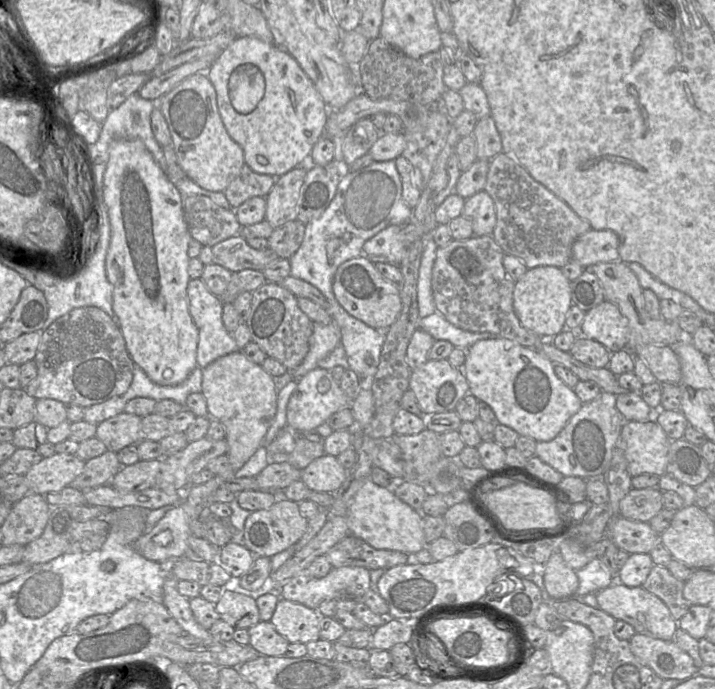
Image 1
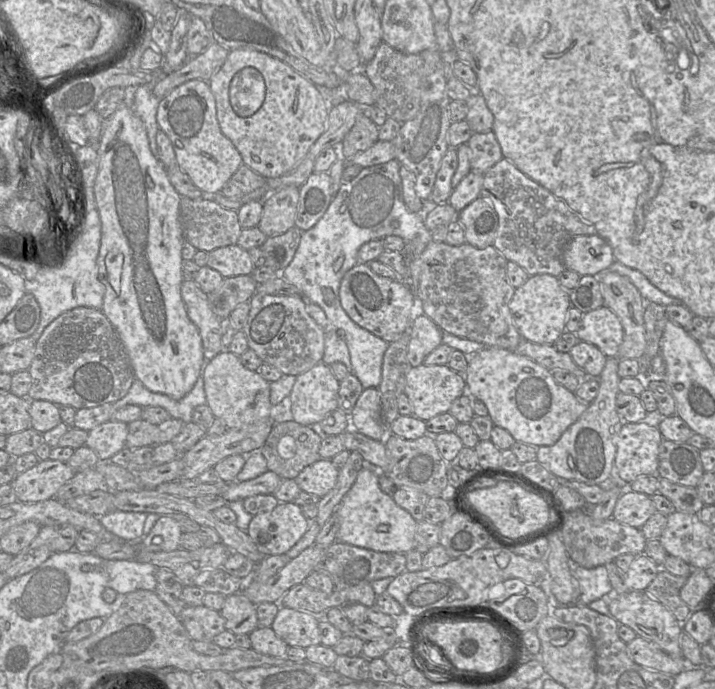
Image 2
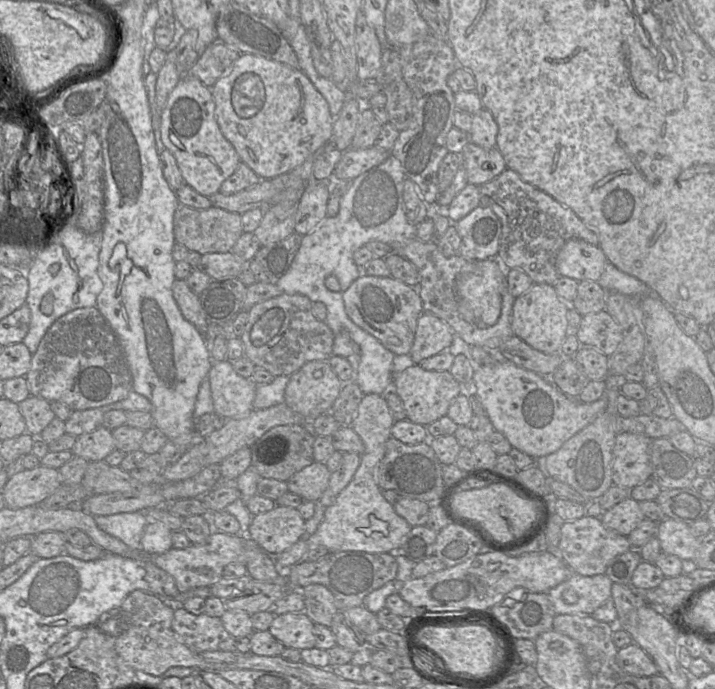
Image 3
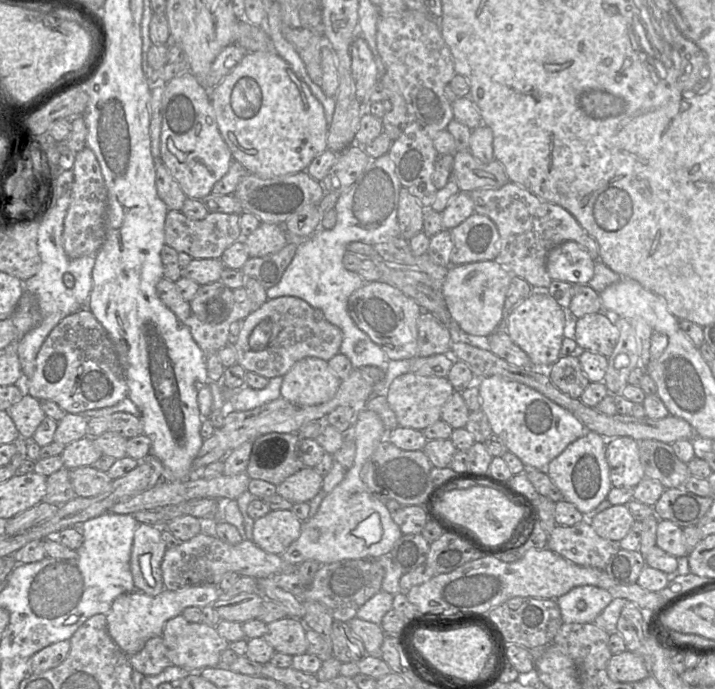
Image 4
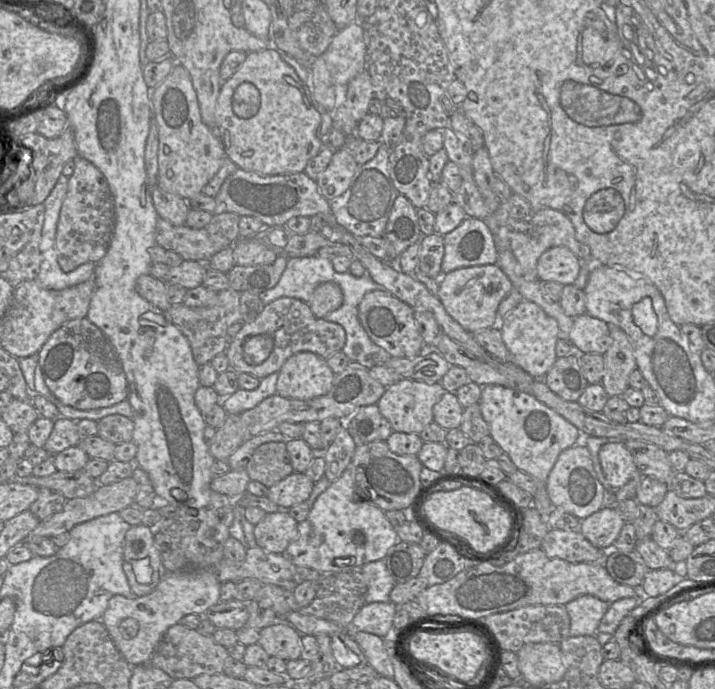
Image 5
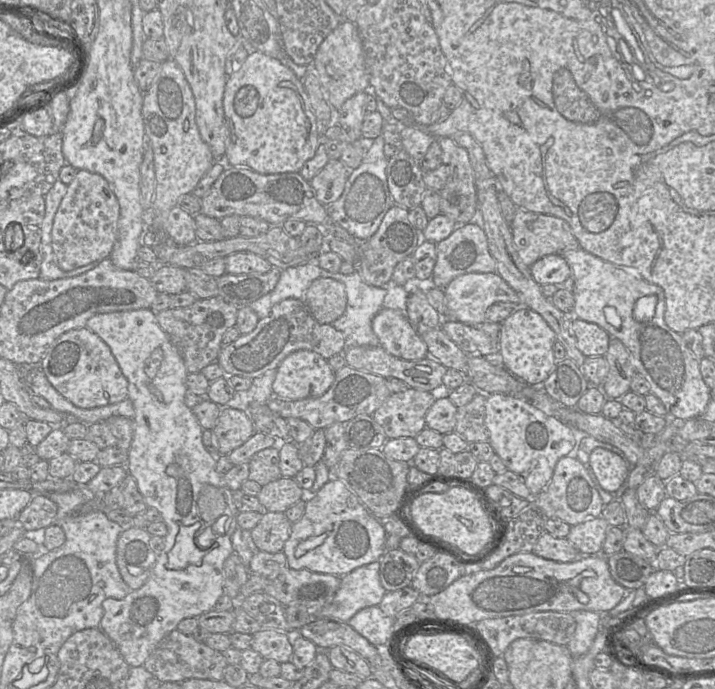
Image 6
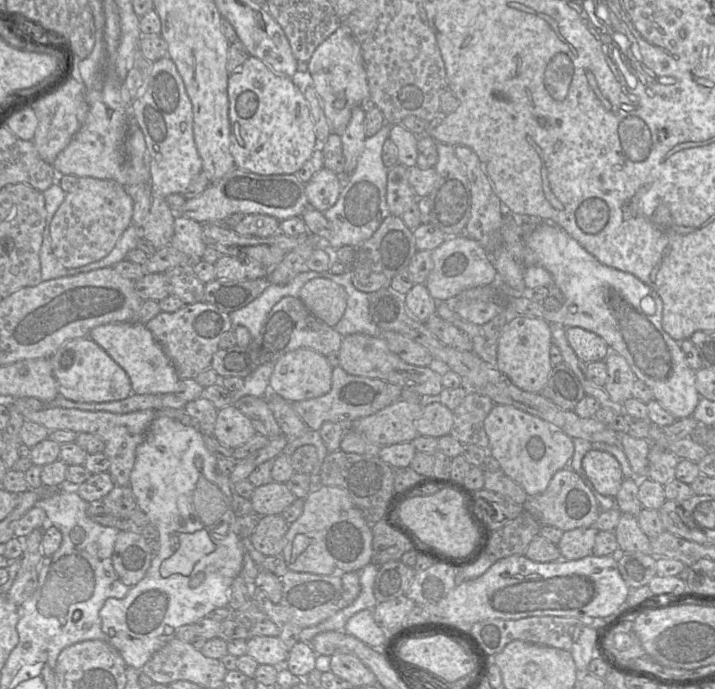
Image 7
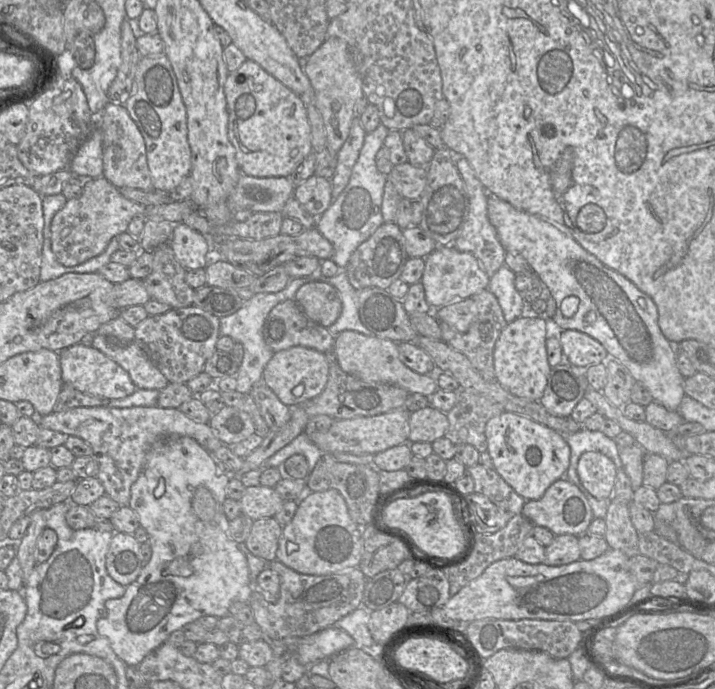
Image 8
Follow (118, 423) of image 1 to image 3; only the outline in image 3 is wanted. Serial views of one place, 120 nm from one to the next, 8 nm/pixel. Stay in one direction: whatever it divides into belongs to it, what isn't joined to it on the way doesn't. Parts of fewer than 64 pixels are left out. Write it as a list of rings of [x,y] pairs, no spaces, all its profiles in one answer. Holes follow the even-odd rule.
[[[100,426],[92,432],[79,435],[71,452],[88,462],[96,462],[104,460],[114,449],[115,442],[111,430]]]

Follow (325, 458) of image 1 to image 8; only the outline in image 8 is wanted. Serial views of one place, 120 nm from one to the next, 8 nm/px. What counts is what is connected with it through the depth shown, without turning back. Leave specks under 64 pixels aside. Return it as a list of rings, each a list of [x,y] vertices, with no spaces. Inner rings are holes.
[[[259,485],[246,487],[239,503],[241,514],[257,520],[274,517],[281,509],[284,501],[274,487]]]

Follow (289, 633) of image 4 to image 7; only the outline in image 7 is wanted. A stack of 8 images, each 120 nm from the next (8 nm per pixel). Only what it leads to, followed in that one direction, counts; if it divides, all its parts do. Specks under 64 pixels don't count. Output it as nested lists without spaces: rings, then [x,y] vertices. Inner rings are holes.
[[[255,636],[247,640],[247,655],[258,664],[283,666],[288,651],[279,636]]]

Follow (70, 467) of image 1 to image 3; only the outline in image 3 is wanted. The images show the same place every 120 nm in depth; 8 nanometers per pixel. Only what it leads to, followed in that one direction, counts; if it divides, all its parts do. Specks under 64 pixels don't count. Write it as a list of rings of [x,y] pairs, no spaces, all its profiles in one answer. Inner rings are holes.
[[[39,465],[8,478],[1,492],[7,508],[19,509],[39,504],[61,485],[58,469]]]

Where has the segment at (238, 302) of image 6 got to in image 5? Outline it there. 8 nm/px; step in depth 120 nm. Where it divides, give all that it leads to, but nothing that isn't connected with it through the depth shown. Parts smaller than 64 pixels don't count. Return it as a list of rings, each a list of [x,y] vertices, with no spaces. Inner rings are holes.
[[[277,256],[269,265],[234,266],[227,274],[229,288],[241,293],[248,291],[259,295],[273,288],[286,268],[288,258]]]

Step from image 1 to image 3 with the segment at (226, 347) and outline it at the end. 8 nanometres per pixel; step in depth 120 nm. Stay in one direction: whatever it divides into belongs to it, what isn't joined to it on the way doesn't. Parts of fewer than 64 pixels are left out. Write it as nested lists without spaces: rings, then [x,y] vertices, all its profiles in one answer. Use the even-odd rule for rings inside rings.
[[[175,279],[172,285],[173,297],[184,318],[193,324],[205,337],[209,323],[200,305],[199,295],[193,293],[185,280]]]

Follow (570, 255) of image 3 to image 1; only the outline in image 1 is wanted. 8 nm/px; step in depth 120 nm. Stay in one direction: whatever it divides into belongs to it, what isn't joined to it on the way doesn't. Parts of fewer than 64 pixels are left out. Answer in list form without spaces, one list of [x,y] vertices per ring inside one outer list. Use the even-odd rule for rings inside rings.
[[[590,229],[577,238],[572,246],[572,259],[585,269],[597,263],[620,260],[619,238],[612,230]]]

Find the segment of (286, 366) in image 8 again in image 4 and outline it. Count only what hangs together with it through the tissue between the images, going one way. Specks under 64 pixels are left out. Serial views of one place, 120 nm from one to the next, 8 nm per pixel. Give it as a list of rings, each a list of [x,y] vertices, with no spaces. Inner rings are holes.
[[[306,357],[283,376],[281,397],[304,406],[322,404],[336,394],[341,380],[320,358]]]

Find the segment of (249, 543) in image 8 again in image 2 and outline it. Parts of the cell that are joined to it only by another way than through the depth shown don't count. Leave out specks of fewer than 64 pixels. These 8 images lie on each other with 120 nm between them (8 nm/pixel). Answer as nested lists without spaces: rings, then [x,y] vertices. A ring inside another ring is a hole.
[[[279,501],[274,508],[253,515],[246,531],[261,555],[273,555],[289,551],[308,525],[301,506]]]

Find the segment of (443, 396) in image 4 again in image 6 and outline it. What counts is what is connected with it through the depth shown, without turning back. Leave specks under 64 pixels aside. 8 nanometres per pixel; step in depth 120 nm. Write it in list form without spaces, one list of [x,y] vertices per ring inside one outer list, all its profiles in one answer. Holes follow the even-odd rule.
[[[409,387],[403,392],[392,393],[372,414],[374,420],[383,428],[388,439],[415,438],[425,427],[425,417],[435,398],[429,391]]]

